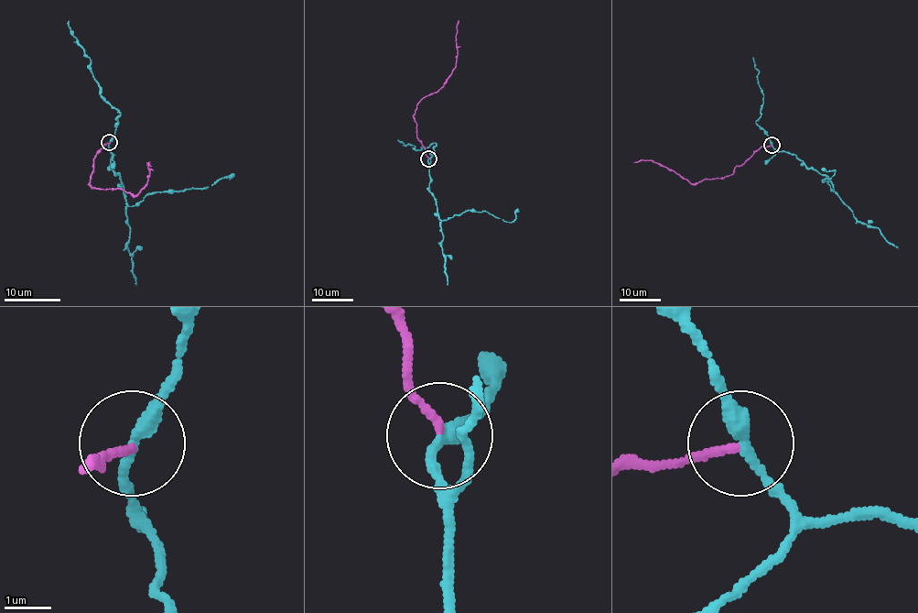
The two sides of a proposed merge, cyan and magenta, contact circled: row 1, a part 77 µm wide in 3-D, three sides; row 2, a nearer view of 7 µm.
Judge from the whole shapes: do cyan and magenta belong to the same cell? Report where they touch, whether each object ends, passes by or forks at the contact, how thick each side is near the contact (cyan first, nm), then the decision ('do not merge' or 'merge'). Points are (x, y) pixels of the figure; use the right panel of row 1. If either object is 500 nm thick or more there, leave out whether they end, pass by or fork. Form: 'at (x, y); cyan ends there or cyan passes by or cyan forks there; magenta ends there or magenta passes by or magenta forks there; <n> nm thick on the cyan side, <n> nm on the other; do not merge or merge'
at (772, 145); cyan passes by; magenta ends there; 280 nm thick on the cyan side, 150 nm on the other; do not merge

